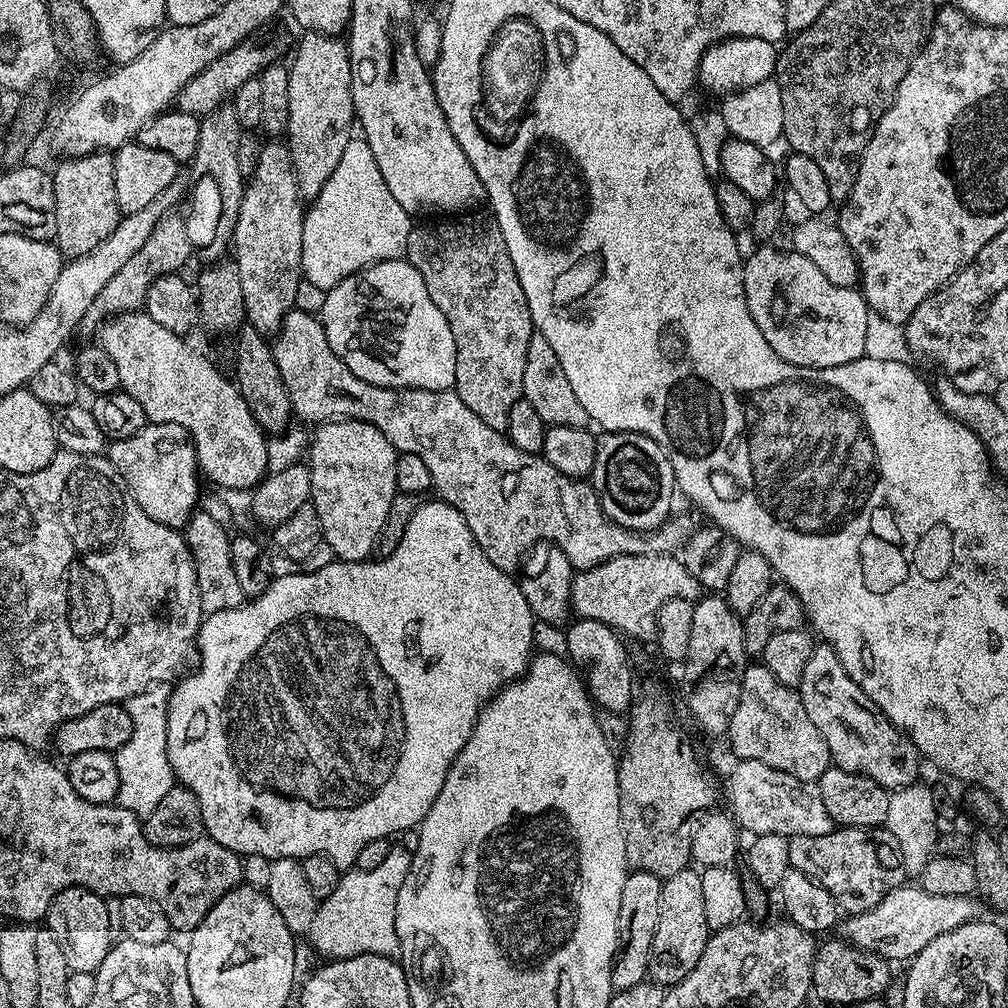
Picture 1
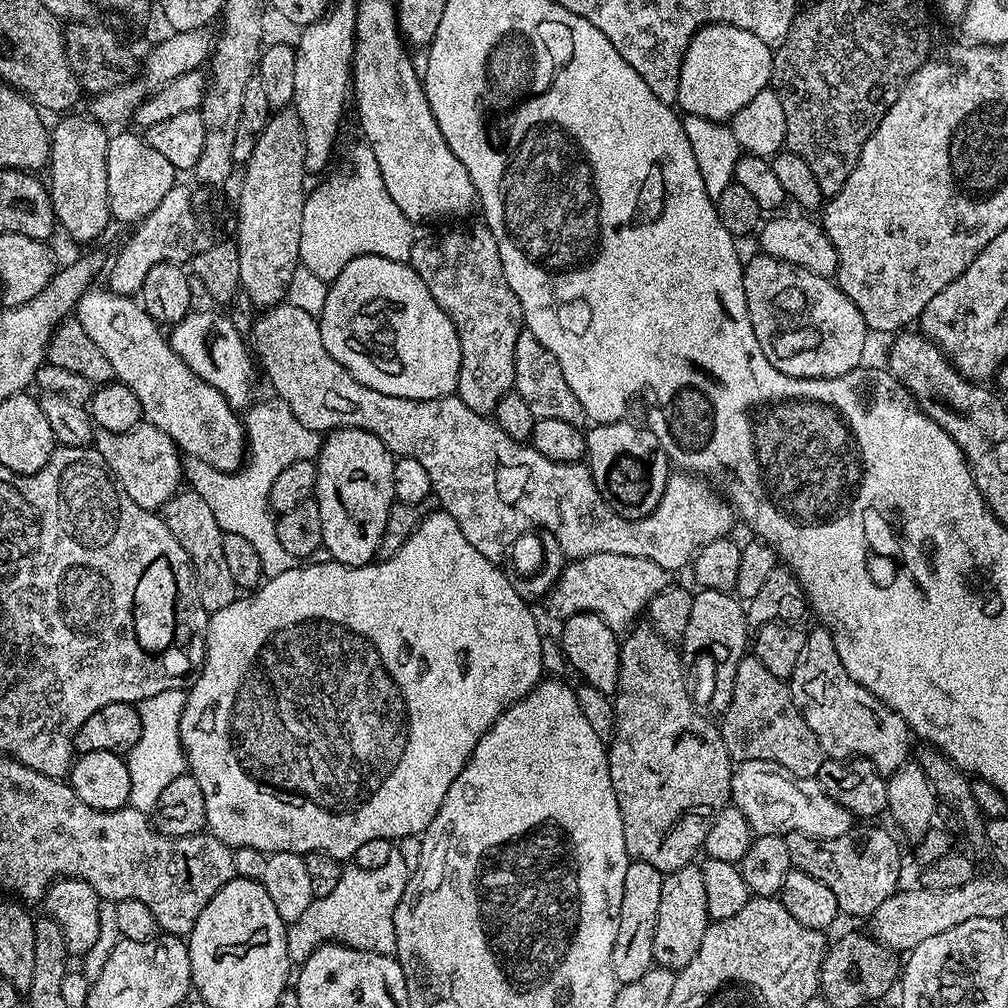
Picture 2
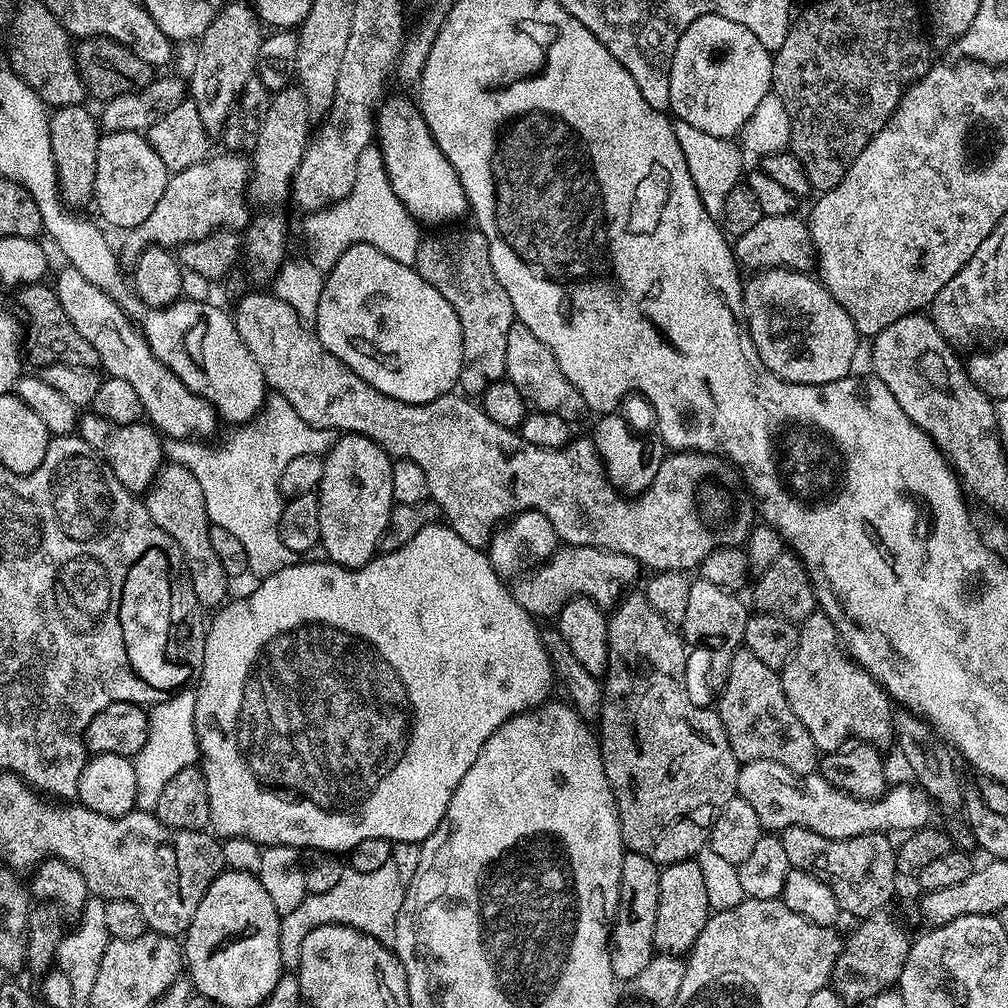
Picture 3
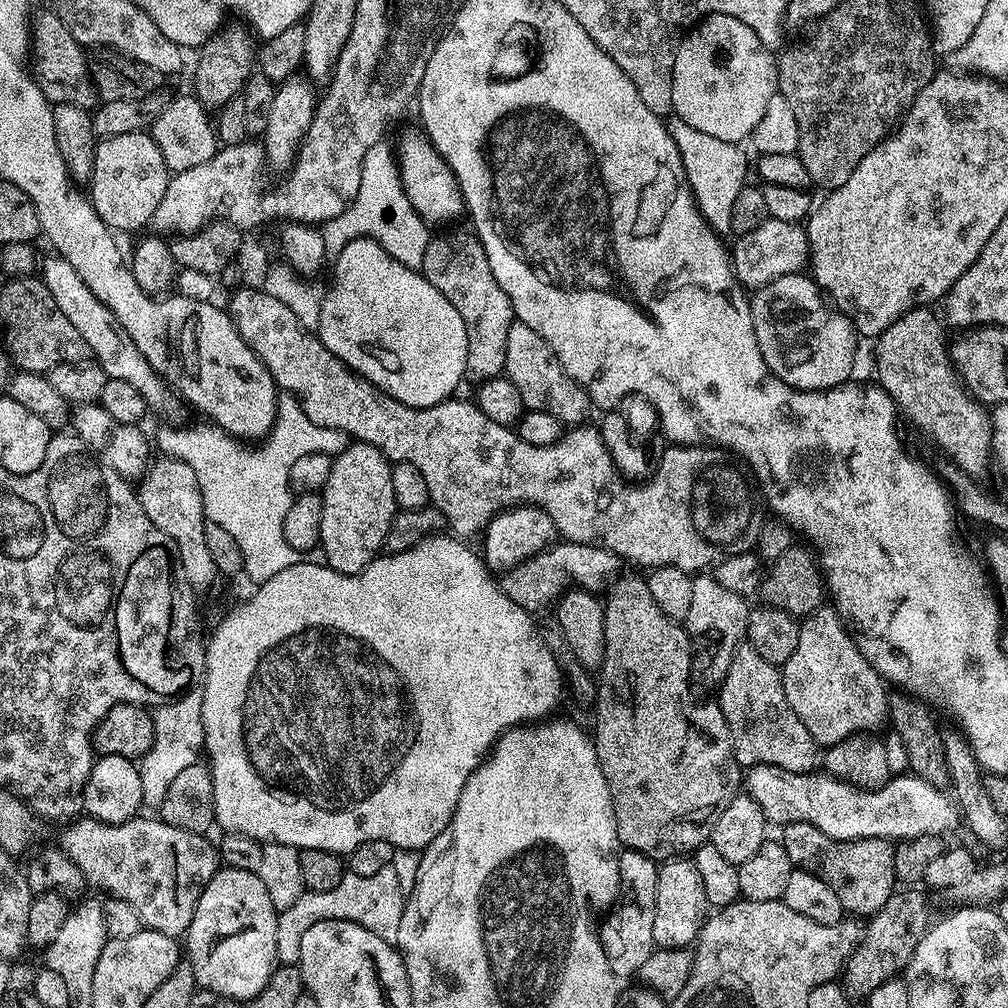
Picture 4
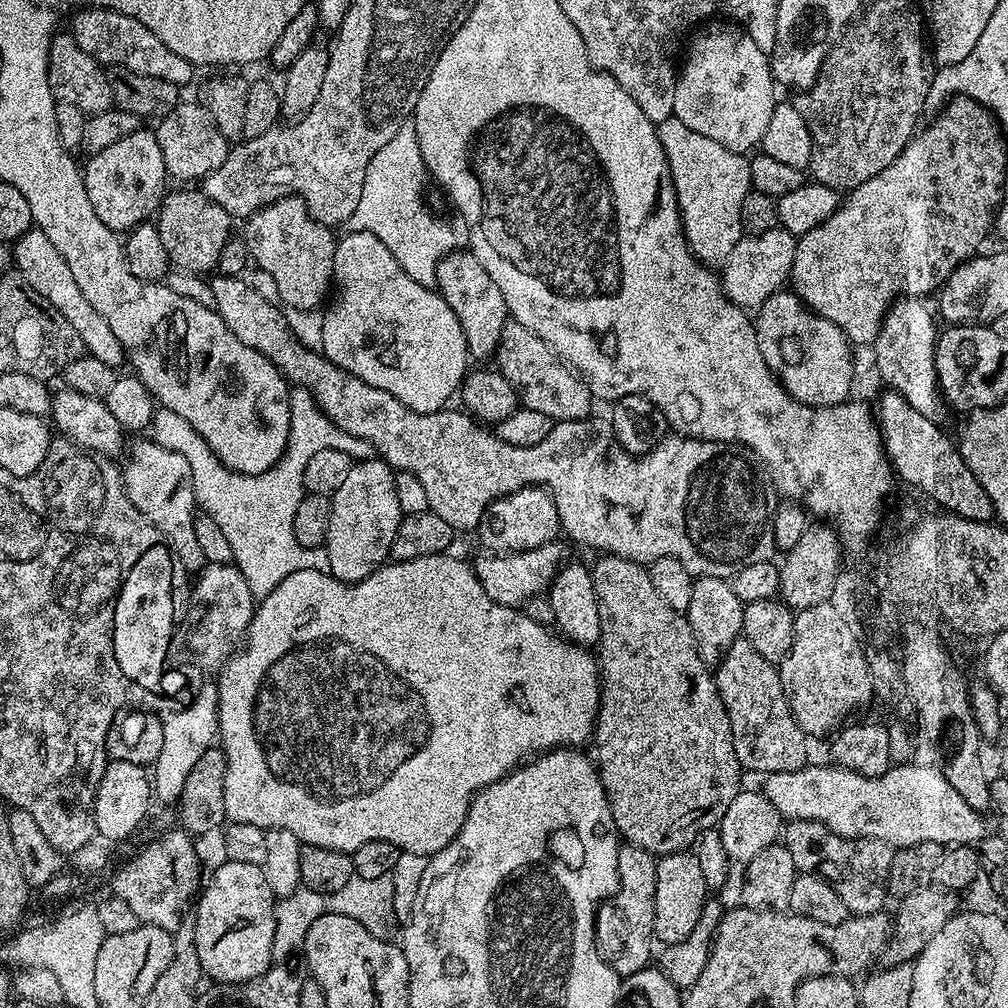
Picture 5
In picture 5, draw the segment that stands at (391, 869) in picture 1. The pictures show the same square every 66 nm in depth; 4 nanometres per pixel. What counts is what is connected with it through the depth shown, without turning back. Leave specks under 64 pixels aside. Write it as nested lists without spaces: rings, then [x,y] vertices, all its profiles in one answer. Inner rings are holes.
[[[353,875],[351,882],[343,892],[334,894],[318,894],[306,887],[299,887],[294,894],[281,897],[276,903],[275,910],[275,936],[272,947],[272,957],[275,961],[282,962],[292,952],[296,953],[303,947],[306,934],[310,926],[318,918],[328,912],[346,914],[359,918],[362,926],[374,934],[374,938],[395,941],[398,936],[398,921],[394,914],[394,886],[391,876],[383,876],[381,880],[371,880]]]

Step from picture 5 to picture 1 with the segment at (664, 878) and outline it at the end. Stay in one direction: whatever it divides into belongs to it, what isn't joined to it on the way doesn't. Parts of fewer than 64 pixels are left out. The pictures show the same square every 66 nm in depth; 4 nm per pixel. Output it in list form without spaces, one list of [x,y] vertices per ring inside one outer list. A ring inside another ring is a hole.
[[[692,866],[678,870],[678,874],[667,877],[660,885],[658,930],[654,930],[648,980],[661,986],[682,982],[682,978],[686,978],[686,974],[698,966],[698,958],[702,958],[702,950],[706,950],[709,935],[700,872]]]

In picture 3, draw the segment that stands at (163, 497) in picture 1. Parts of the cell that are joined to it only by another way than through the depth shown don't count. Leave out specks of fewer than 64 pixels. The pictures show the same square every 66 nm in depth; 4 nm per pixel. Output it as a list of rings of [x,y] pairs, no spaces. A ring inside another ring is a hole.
[[[84,414],[78,420],[78,434],[96,451],[97,456],[110,466],[112,473],[133,494],[147,493],[166,463],[162,436],[147,423],[119,424],[95,414]]]

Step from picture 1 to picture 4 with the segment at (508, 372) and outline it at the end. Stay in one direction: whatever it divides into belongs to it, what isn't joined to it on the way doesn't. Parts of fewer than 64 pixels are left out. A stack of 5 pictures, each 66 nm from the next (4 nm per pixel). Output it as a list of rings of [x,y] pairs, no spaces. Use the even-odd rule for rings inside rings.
[[[471,231],[452,232],[449,236],[433,235],[424,255],[424,277],[441,294],[448,299],[462,314],[462,322],[466,322],[466,342],[468,343],[468,370],[467,375],[473,376],[476,382],[493,380],[503,373],[506,366],[506,334],[510,334],[510,326],[514,319],[512,303],[506,298],[506,290],[498,286],[498,278],[494,278],[494,270],[490,270],[490,262],[486,258],[486,250],[480,245],[480,240]]]

